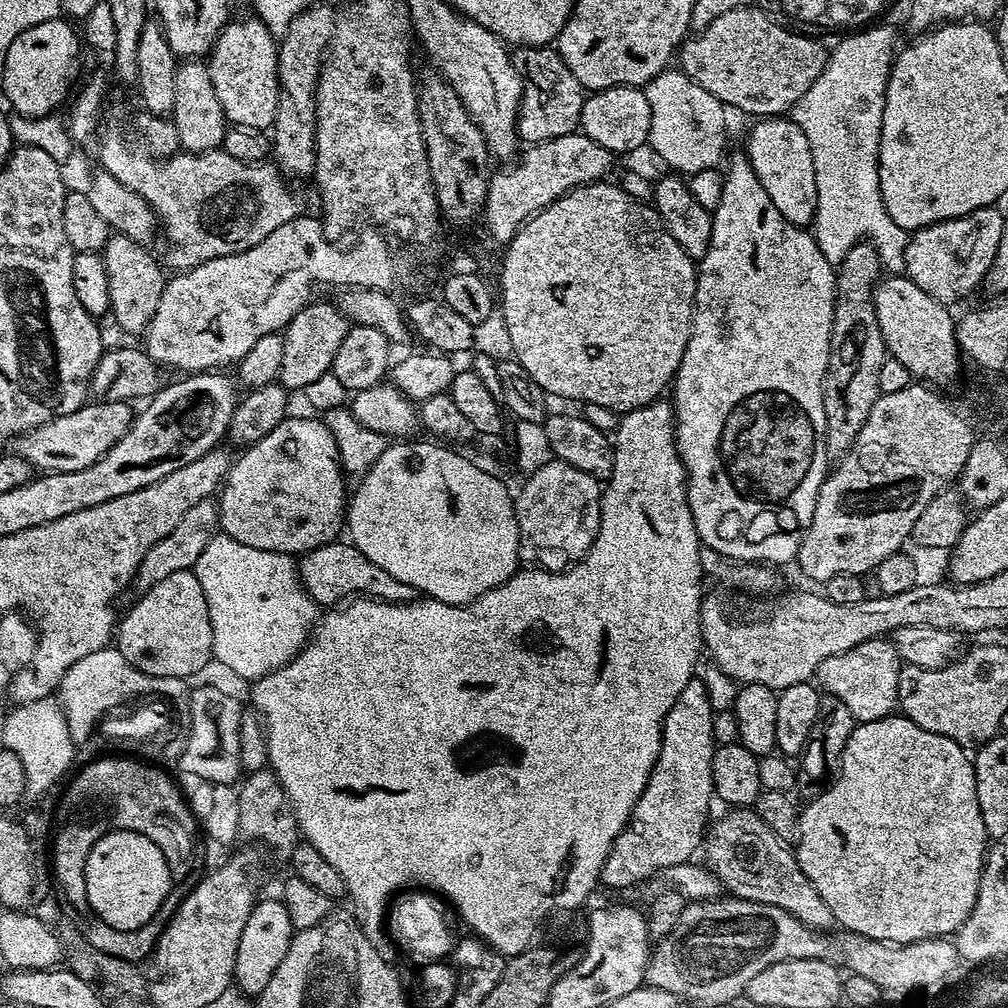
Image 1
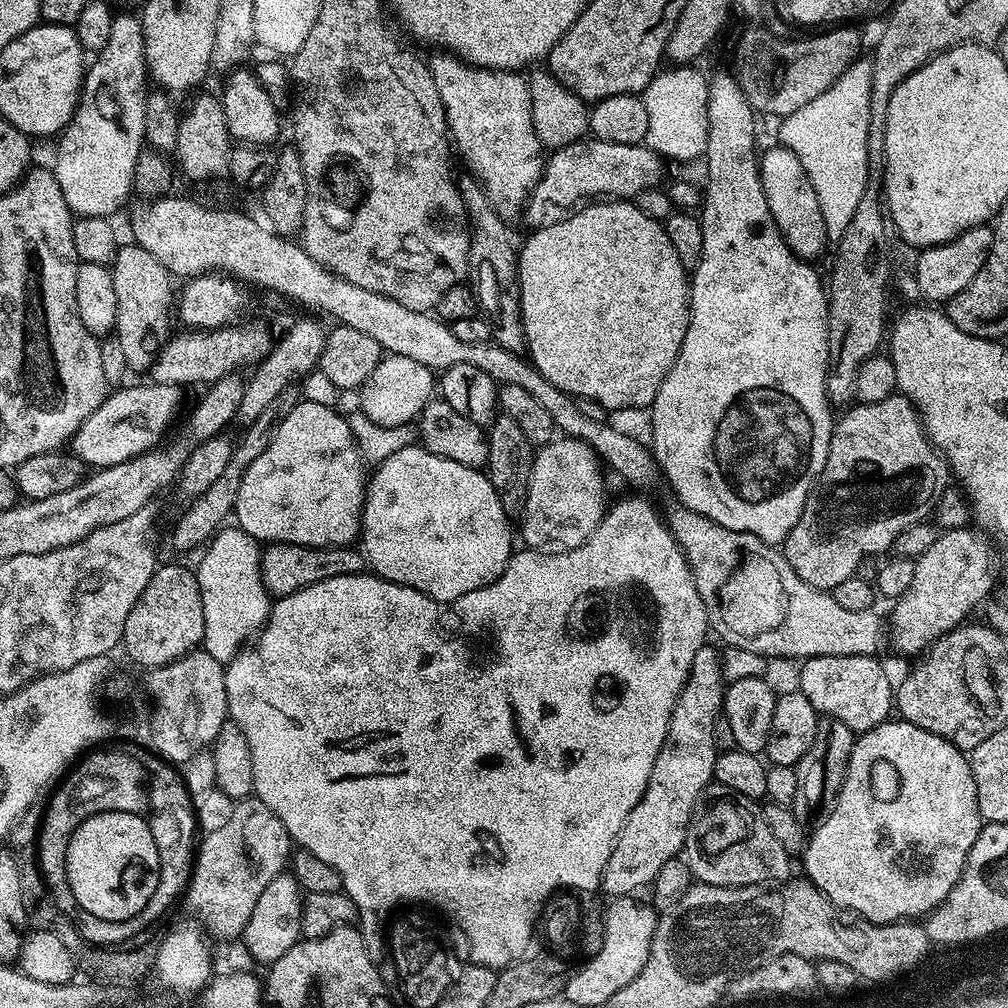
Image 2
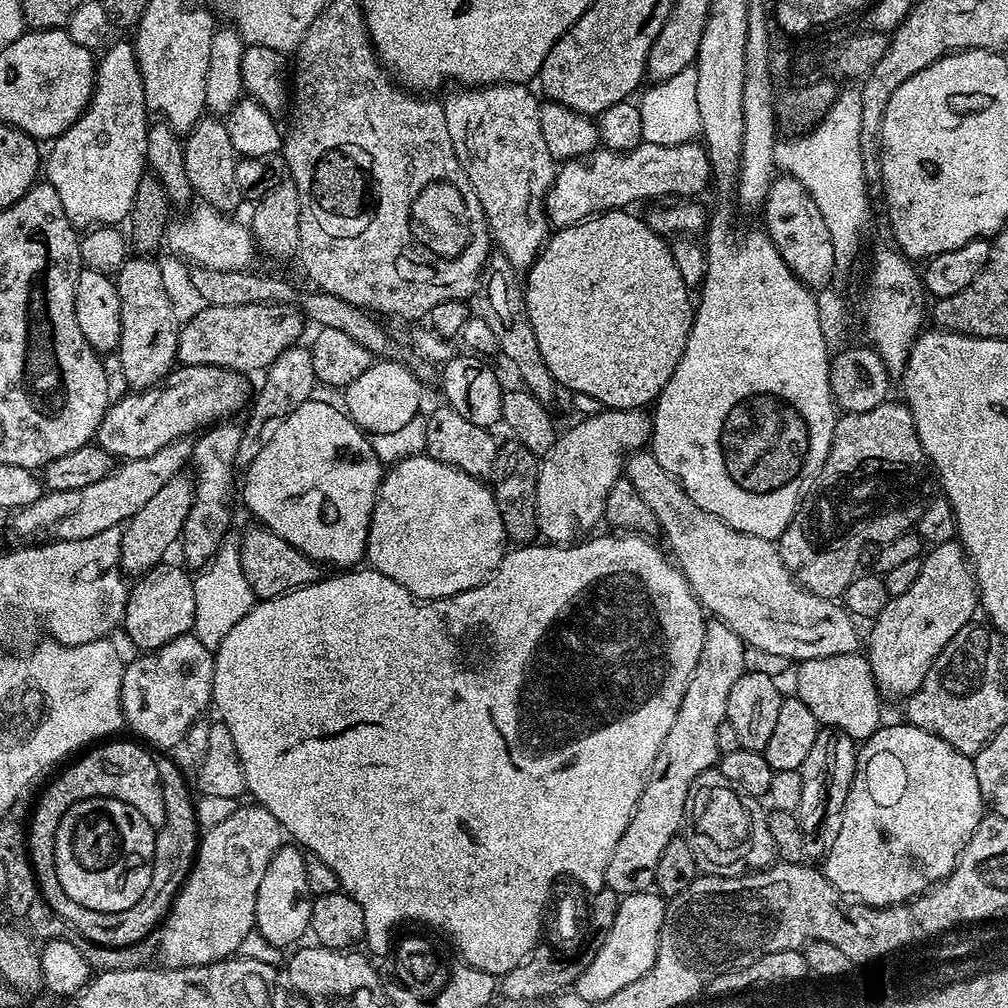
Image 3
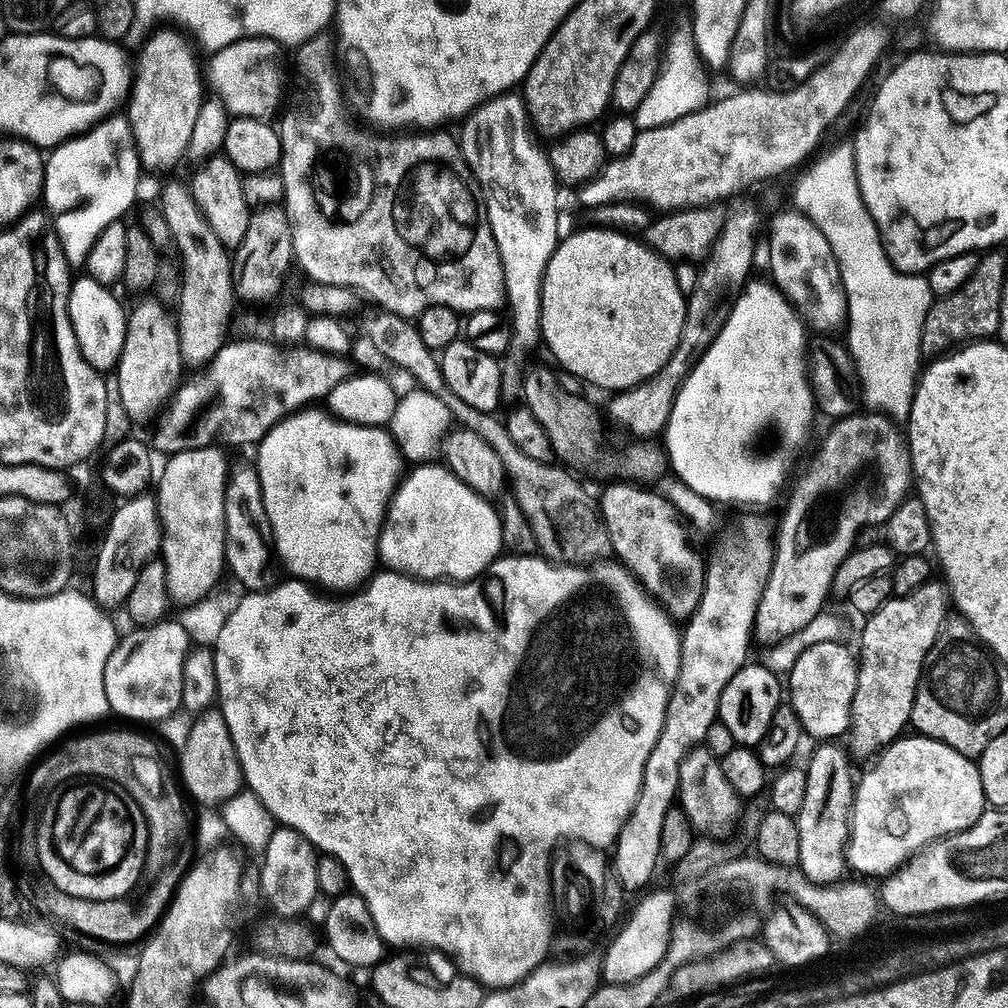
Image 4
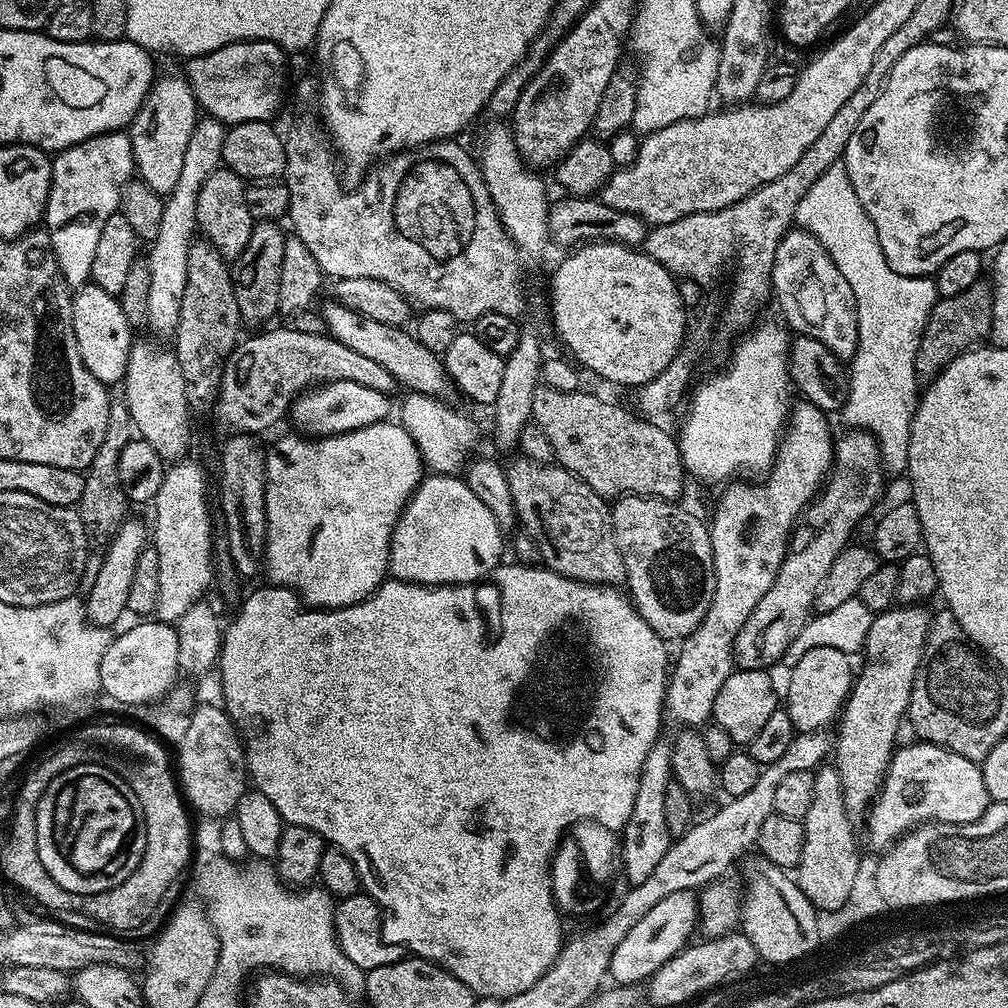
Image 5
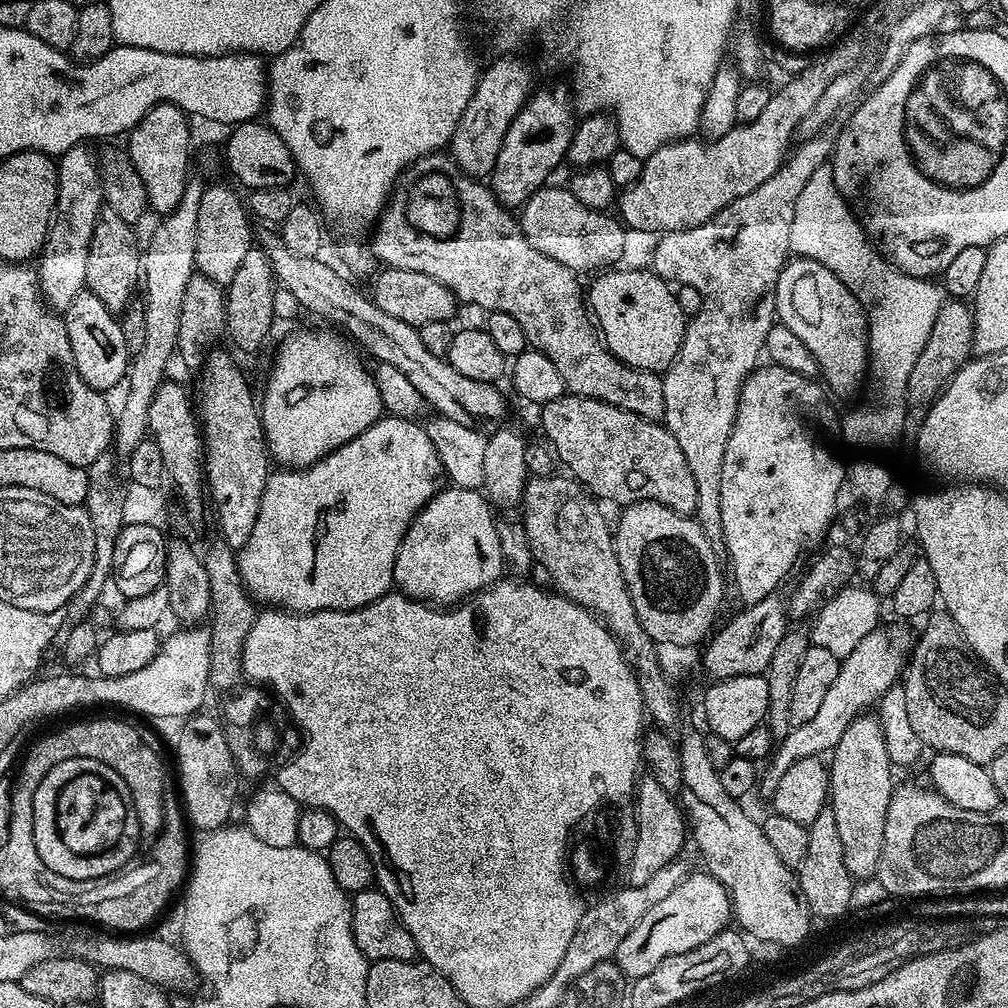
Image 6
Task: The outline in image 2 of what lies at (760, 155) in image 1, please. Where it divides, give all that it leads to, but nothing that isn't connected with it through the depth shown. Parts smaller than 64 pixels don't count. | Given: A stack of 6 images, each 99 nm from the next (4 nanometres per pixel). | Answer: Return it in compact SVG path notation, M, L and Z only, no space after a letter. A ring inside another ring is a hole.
M783 146L775 147L768 148L765 152L763 149L760 156L762 190L766 190L766 203L770 205L770 214L774 214L778 230L796 256L820 256L824 247L829 247L830 241L826 234L826 222L822 222L822 206L818 206L818 194L814 194L814 186L802 162L798 162L798 154Z

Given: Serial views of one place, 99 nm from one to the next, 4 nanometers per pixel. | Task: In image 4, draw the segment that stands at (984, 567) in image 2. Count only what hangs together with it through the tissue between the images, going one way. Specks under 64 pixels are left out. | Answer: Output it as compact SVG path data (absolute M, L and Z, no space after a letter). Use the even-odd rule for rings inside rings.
M933 578L910 594L893 596L873 616L863 621L858 647L860 674L852 703L854 719L851 727L862 751L875 753L909 727L912 703L933 655L932 647L948 620L948 606L950 610L948 588Z

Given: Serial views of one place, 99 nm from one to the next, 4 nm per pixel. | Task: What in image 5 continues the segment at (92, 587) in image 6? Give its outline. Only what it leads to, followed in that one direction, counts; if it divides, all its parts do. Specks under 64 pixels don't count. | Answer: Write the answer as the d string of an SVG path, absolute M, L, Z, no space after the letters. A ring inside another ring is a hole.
M122 400L111 401L109 403L106 435L92 459L91 465L85 471L82 498L76 505L80 521L83 522L84 533L88 538L89 554L78 585L79 591L83 595L88 595L91 587L94 586L104 561L103 554L129 515L130 501L125 494L124 487L121 486L121 480L118 478L118 459L121 458L122 450L135 437L135 434L133 418L130 416L128 407Z

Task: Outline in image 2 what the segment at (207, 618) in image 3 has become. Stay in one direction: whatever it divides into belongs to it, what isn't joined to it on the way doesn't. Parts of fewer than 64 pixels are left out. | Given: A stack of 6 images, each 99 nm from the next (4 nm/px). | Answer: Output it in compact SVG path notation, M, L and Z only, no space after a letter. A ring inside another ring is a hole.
M225 526L208 541L203 549L204 557L200 560L200 568L195 569L198 586L202 594L202 614L204 615L203 651L210 654L218 663L227 665L235 659L245 647L243 645L252 635L259 633L269 622L270 593L264 585L261 572L262 548L256 539L246 534L238 526Z

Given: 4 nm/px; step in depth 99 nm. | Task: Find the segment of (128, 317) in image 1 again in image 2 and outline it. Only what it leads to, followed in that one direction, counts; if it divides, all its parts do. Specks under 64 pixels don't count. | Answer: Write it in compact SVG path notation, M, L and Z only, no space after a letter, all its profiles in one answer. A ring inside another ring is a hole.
M135 242L121 243L116 250L116 259L110 267L114 278L114 295L118 298L118 314L114 337L122 344L127 367L148 370L161 348L169 341L168 327L174 324L174 292L171 272L154 258L154 254L142 250Z

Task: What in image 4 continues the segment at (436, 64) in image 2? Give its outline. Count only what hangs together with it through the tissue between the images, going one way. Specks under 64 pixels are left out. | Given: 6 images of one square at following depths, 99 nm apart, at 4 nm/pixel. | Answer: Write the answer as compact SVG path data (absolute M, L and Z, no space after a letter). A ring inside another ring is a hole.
M504 93L485 100L468 113L463 124L464 129L458 132L460 153L480 184L490 230L498 246L504 271L506 308L512 311L512 342L516 345L519 340L528 340L532 350L542 340L540 291L544 271L561 235L560 212L556 209L558 181L547 151L543 147L540 149L534 136L527 105L519 93Z

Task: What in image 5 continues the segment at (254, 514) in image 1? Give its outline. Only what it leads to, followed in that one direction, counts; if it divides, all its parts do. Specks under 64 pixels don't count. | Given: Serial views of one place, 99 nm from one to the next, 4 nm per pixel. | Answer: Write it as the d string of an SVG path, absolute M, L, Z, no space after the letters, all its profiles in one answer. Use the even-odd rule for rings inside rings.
M381 422L371 424L365 428L359 428L353 432L343 432L337 436L321 436L309 438L304 434L296 436L284 436L276 440L267 449L264 465L266 466L266 522L268 523L268 540L264 544L264 564L266 576L273 585L281 588L290 588L297 593L305 605L316 610L329 608L345 608L351 604L357 604L371 596L389 575L388 571L388 547L392 541L392 531L398 522L398 518L404 512L404 507L412 498L412 493L420 485L426 469L420 458L418 446L414 446L414 438L406 434L406 430L399 422Z

